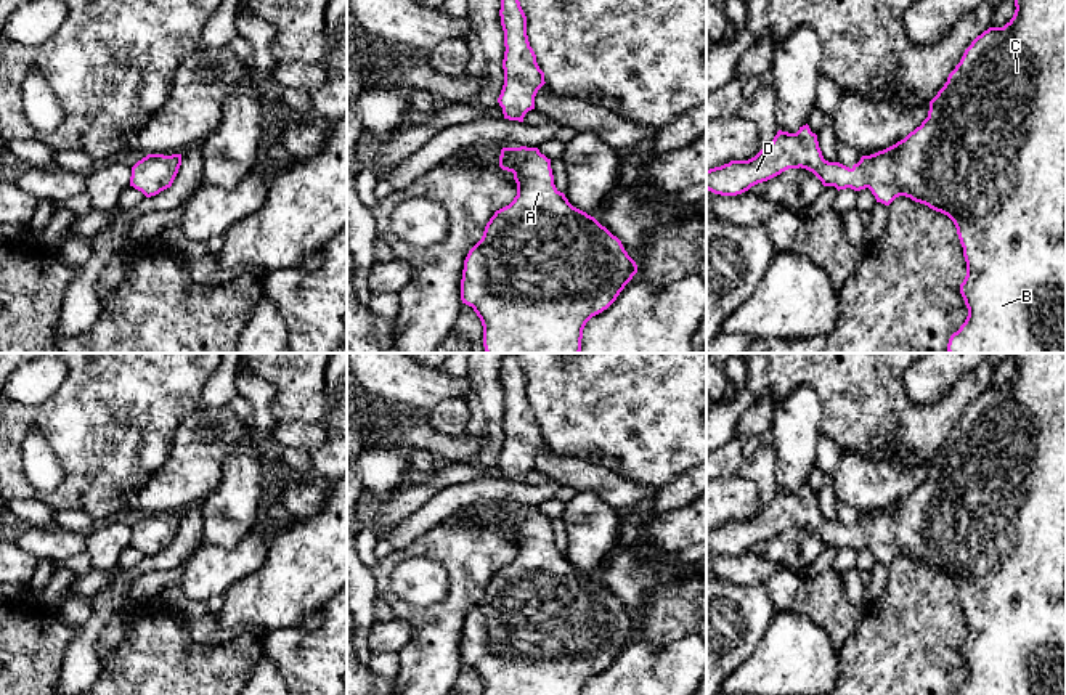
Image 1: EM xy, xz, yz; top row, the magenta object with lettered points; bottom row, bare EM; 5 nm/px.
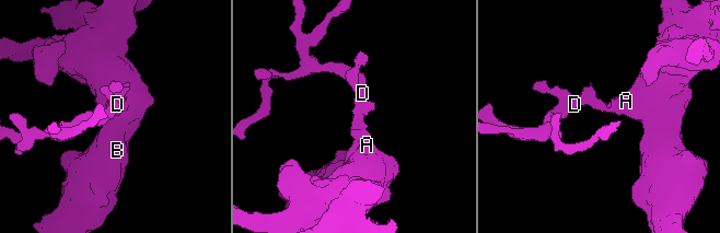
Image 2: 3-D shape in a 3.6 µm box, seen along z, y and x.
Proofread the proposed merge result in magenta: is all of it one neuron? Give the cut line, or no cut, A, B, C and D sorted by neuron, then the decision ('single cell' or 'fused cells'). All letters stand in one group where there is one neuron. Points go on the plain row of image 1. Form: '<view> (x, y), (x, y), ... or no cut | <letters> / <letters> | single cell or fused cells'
no cut | A B C D | single cell

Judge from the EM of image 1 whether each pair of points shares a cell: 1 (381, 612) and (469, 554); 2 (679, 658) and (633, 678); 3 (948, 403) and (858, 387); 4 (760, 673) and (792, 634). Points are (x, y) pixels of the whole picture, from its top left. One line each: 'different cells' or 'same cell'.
1: different cells
2: same cell
3: same cell
4: same cell

